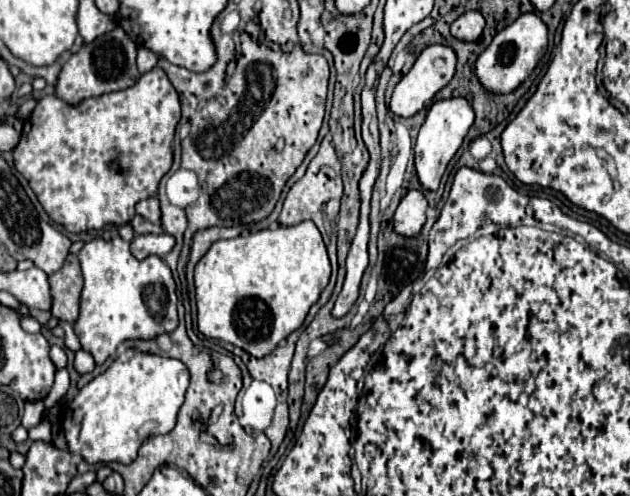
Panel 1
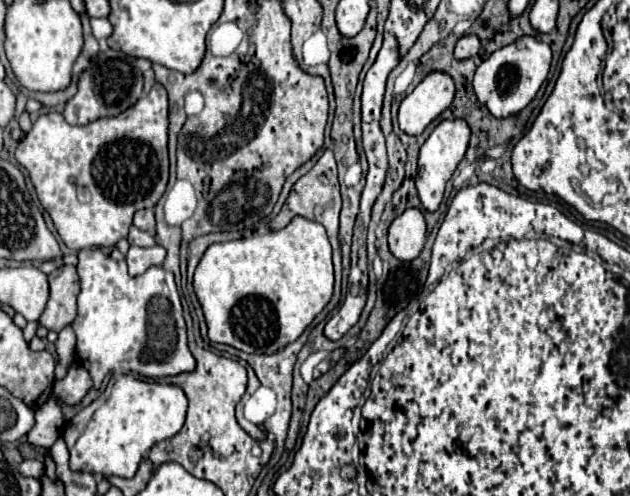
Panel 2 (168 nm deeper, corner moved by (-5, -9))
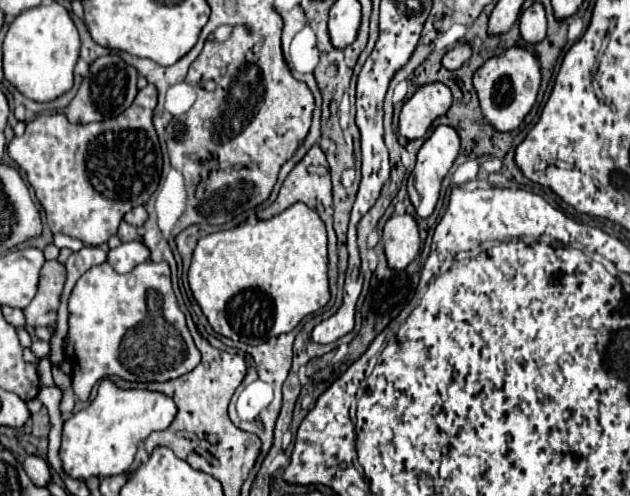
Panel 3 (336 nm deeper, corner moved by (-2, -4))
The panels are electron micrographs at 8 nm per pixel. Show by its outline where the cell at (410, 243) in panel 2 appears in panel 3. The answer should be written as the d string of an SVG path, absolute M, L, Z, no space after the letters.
M410 213L392 215L384 225L382 243L386 249L388 265L396 271L404 269L420 251L418 223Z

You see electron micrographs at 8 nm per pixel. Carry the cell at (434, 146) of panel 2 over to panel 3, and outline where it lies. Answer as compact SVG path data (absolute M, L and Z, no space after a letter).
M438 125L434 129L434 133L424 141L424 145L418 151L418 161L416 167L410 175L410 187L408 187L408 195L412 205L416 207L416 213L420 217L430 217L436 203L438 203L438 195L440 195L440 187L442 187L442 179L448 173L448 169L452 167L456 155L460 151L460 137L458 131L450 125Z

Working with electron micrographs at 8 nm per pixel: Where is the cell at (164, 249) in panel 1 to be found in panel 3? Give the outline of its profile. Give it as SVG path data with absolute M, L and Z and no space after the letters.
M132 241L132 243L122 243L116 249L108 251L108 263L118 271L118 273L128 273L132 271L136 265L144 263L150 259L150 251L148 247L144 247L144 243L140 241Z

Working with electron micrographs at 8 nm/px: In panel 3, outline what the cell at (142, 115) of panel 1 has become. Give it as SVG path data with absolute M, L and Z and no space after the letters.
M146 85L138 91L134 103L118 117L104 119L88 125L72 125L66 115L38 115L26 123L26 131L8 143L8 155L26 173L28 183L36 191L36 199L46 211L46 221L52 233L62 233L80 239L84 245L102 245L116 235L118 225L132 207L146 205L156 191L162 173L162 151L156 129L152 125L158 91L154 85Z

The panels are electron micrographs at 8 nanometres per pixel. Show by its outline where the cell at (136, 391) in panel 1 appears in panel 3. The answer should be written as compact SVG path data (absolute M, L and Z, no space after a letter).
M104 379L98 387L96 399L82 411L72 413L70 419L64 421L62 427L62 447L60 447L60 459L64 473L74 477L74 479L88 479L92 475L96 477L110 477L110 475L120 475L130 469L134 463L134 455L138 451L138 445L154 431L164 431L170 427L170 423L176 417L176 403L172 397L158 393L158 391L148 391L148 389L122 389L114 381Z

